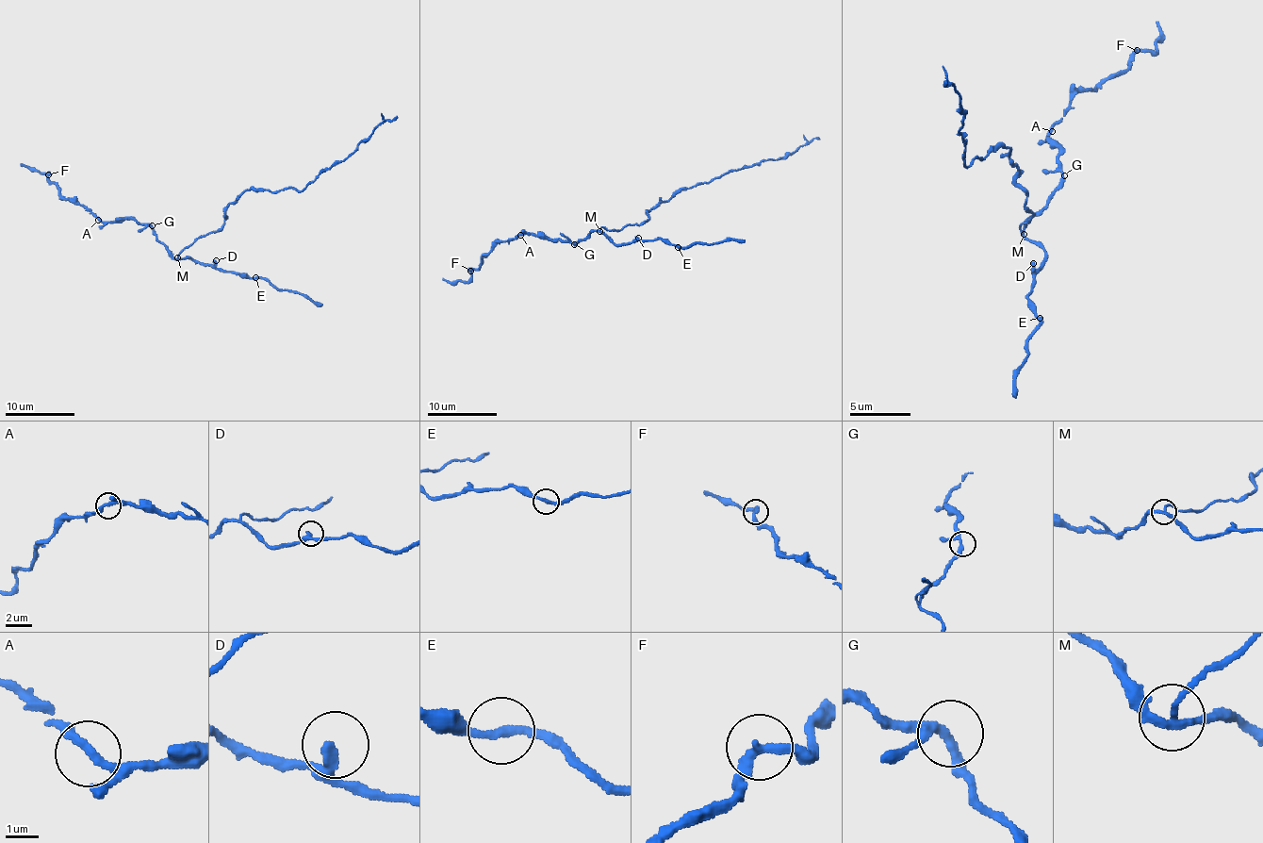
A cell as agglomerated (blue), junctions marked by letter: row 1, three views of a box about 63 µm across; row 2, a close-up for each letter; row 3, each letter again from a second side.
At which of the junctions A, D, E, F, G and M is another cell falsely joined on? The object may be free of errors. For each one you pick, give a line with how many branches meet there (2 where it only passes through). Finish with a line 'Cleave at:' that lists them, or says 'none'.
M: branches 3
Cleave at: M

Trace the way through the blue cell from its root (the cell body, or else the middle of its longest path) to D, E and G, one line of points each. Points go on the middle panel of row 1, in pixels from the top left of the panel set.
D: (631, 224), (609, 231), (600, 229), (615, 244), (632, 242), (638, 238)
E: (631, 224), (609, 231), (600, 229), (615, 244), (664, 239), (678, 247)
G: (631, 224), (609, 231), (603, 228), (597, 229), (574, 244)

